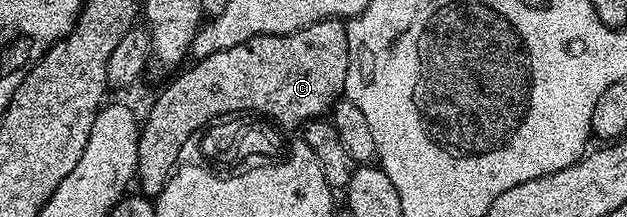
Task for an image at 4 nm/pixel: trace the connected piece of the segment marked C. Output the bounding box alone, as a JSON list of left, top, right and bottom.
[135,18,348,199]

